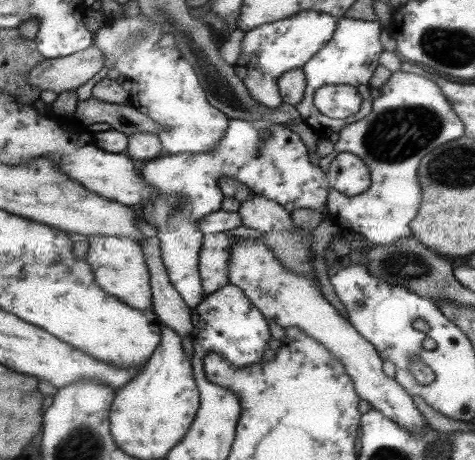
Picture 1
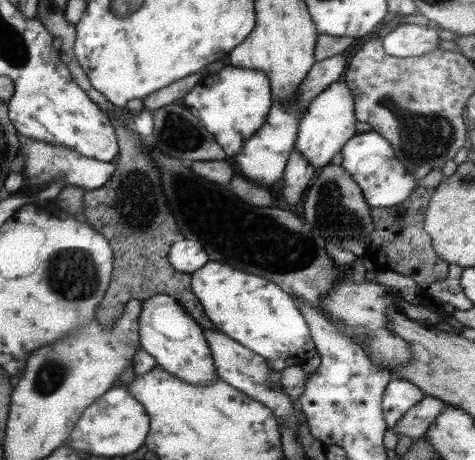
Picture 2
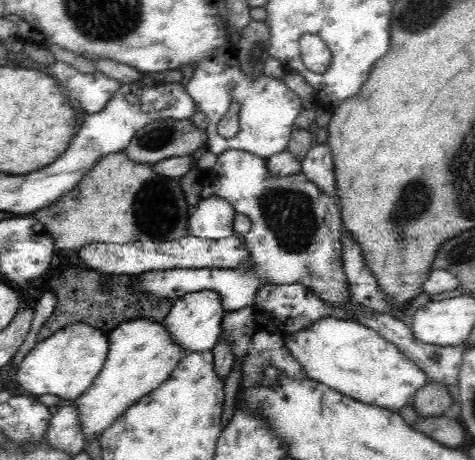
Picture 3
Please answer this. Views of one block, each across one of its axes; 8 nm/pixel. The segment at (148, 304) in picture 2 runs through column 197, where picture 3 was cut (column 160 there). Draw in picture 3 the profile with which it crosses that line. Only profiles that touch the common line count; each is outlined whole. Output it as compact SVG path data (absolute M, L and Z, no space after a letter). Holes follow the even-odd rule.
M130 320L116 326L108 334L108 354L104 366L100 368L96 380L74 400L84 444L100 440L100 436L114 426L124 412L128 412L128 408L168 380L182 358L182 350L170 338L172 336L164 330L164 324L156 324L156 320Z

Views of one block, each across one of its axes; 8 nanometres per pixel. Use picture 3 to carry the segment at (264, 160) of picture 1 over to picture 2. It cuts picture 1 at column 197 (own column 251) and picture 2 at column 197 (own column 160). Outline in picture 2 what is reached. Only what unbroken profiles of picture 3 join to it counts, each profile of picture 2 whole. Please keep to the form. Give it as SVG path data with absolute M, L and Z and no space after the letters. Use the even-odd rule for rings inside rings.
M207 262L191 274L191 288L217 332L259 354L273 372L289 366L303 368L303 362L317 354L305 316L297 310L297 302L275 284L225 264Z

